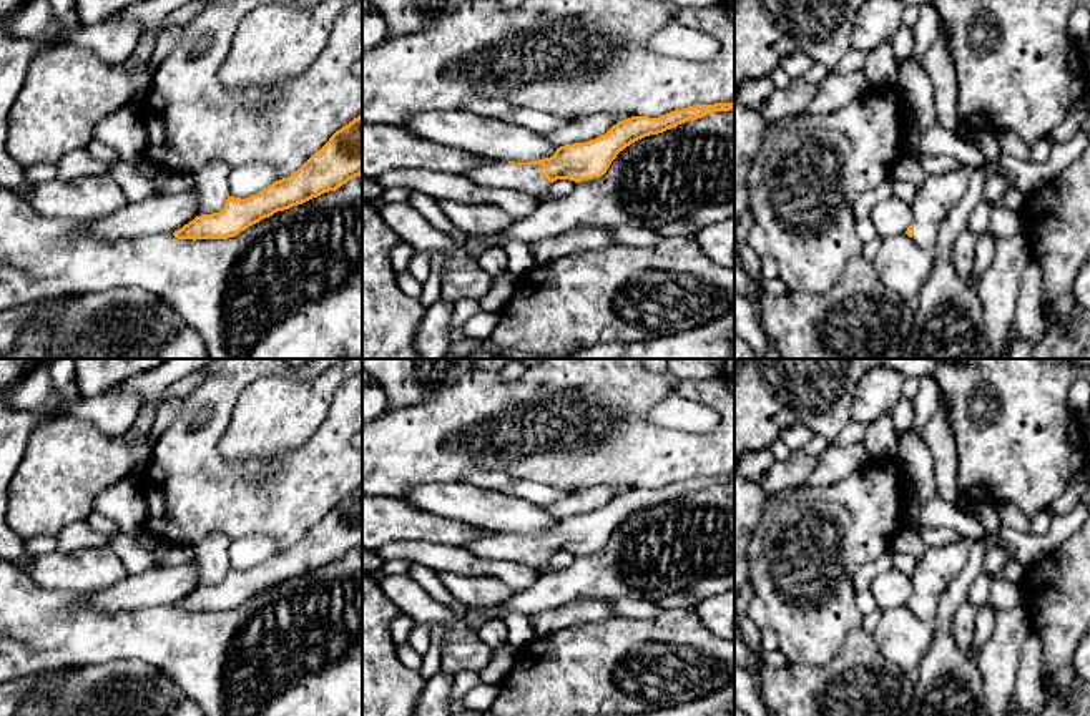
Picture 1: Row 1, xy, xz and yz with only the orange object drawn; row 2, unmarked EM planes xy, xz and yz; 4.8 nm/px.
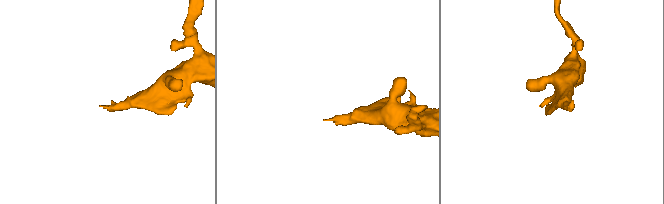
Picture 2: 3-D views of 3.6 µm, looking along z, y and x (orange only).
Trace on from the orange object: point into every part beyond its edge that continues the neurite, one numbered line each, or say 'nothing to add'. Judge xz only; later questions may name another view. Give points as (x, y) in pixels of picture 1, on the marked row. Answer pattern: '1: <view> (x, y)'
1: xz (494, 173)

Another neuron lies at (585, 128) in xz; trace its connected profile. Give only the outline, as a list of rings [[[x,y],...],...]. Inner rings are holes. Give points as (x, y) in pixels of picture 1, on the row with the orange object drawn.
[[[597,113],[590,116],[582,116],[572,120],[568,125],[563,125],[550,133],[545,133],[557,148],[573,145],[573,143],[587,143],[605,135],[613,125],[618,123],[618,118],[611,113]]]

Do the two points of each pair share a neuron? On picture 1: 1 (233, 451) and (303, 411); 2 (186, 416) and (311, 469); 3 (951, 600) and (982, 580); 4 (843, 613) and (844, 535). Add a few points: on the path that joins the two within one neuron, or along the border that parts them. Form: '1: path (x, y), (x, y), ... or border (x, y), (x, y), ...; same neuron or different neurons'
1: path (250, 436), (274, 414), (286, 411); same neuron
2: path (203, 452), (228, 477), (274, 477); same neuron
3: border (984, 572), (971, 585), (967, 598); different neurons
4: path (839, 593), (839, 555); same neuron

